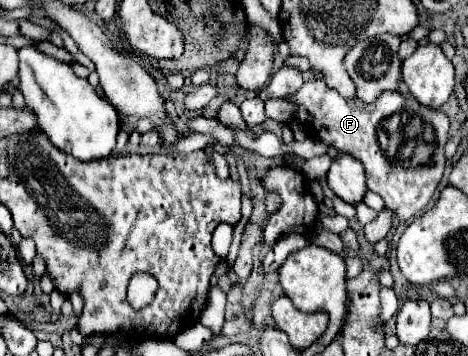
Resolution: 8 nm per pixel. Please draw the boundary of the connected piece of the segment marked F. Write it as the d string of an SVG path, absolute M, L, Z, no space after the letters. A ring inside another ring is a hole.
M323 80L305 82L303 88L289 100L299 104L303 114L307 112L307 120L303 120L303 124L311 136L333 144L339 154L351 154L363 162L367 172L367 188L383 198L385 208L395 214L395 224L407 224L429 204L445 170L445 144L449 140L449 118L441 110L425 108L417 100L403 98L399 92L381 94L377 104L363 104L359 98L345 100L337 94L337 90L327 88ZM401 112L419 116L423 122L423 128L417 136L419 162L401 162L385 152L389 142L383 122Z

